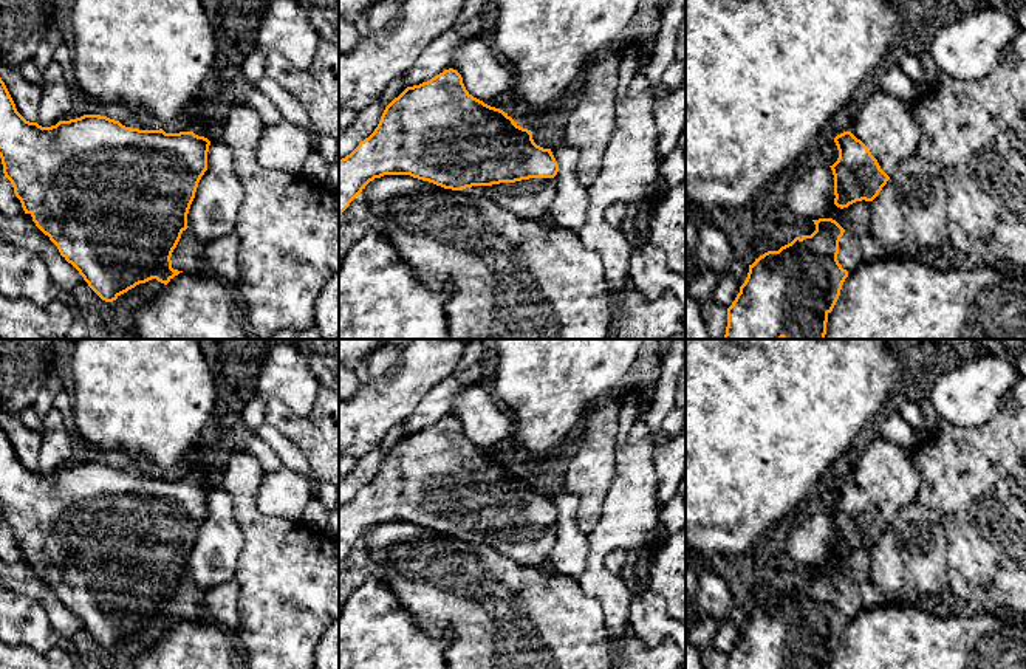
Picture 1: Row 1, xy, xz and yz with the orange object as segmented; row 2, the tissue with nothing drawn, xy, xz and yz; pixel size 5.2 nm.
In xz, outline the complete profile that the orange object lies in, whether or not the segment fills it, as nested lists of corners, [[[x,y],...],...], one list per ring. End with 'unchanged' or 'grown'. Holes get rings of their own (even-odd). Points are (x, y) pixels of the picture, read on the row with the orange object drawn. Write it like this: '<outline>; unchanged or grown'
[[[444,70],[427,82],[407,87],[384,110],[374,132],[339,160],[339,217],[365,186],[384,175],[410,175],[444,189],[463,190],[467,195],[484,195],[511,214],[540,223],[548,215],[557,187],[554,177],[559,164],[551,149],[537,146],[532,133],[520,127],[508,113],[474,98],[464,87],[461,74]]]; grown

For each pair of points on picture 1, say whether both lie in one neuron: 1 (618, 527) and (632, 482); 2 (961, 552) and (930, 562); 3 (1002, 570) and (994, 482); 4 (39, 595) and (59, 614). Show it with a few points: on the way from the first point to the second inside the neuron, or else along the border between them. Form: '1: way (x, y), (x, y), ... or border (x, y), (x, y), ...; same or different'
1: way (629, 516), (632, 493); same
2: border (940, 522), (946, 539), (949, 587); different
3: way (1002, 548), (1002, 504); same
4: way (44, 598), (54, 609); same

